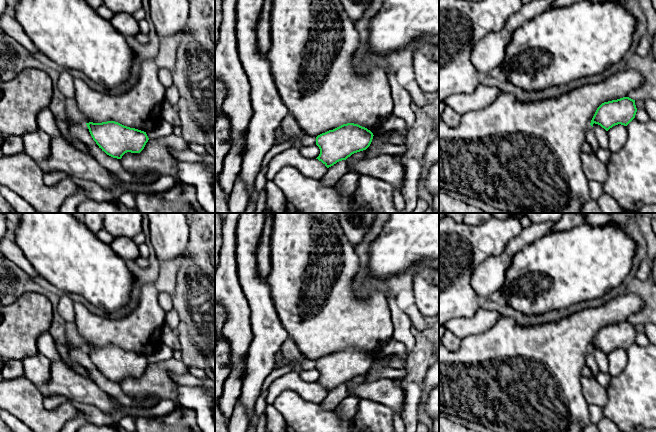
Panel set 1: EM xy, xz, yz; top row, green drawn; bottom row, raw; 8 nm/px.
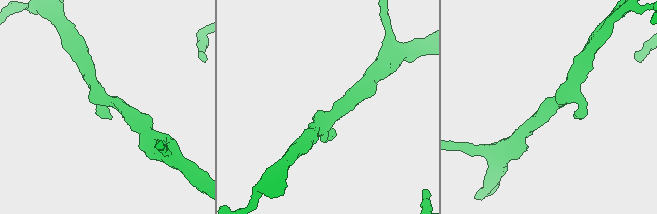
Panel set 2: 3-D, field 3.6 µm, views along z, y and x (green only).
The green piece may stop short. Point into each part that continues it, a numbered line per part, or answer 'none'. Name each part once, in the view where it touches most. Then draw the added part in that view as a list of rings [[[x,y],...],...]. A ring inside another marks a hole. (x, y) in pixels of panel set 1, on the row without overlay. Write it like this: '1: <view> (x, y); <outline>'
none

